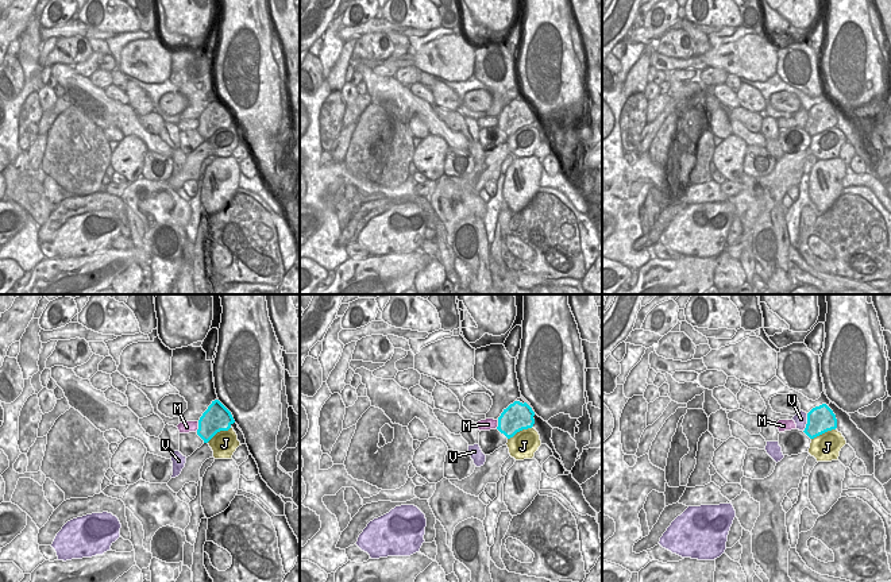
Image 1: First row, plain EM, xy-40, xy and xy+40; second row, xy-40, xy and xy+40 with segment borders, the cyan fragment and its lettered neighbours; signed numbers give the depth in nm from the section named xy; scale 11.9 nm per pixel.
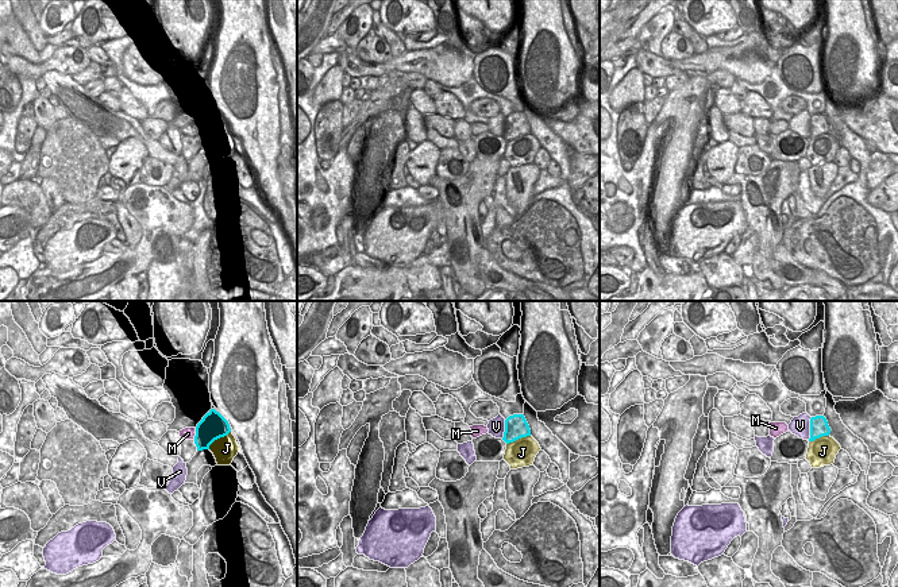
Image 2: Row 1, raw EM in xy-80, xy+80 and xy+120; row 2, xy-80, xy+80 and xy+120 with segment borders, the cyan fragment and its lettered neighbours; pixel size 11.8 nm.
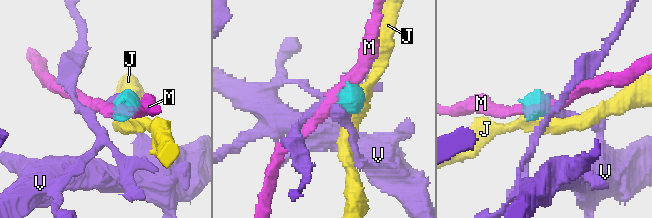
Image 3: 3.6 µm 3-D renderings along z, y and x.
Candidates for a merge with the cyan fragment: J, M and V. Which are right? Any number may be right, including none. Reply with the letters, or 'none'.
none

